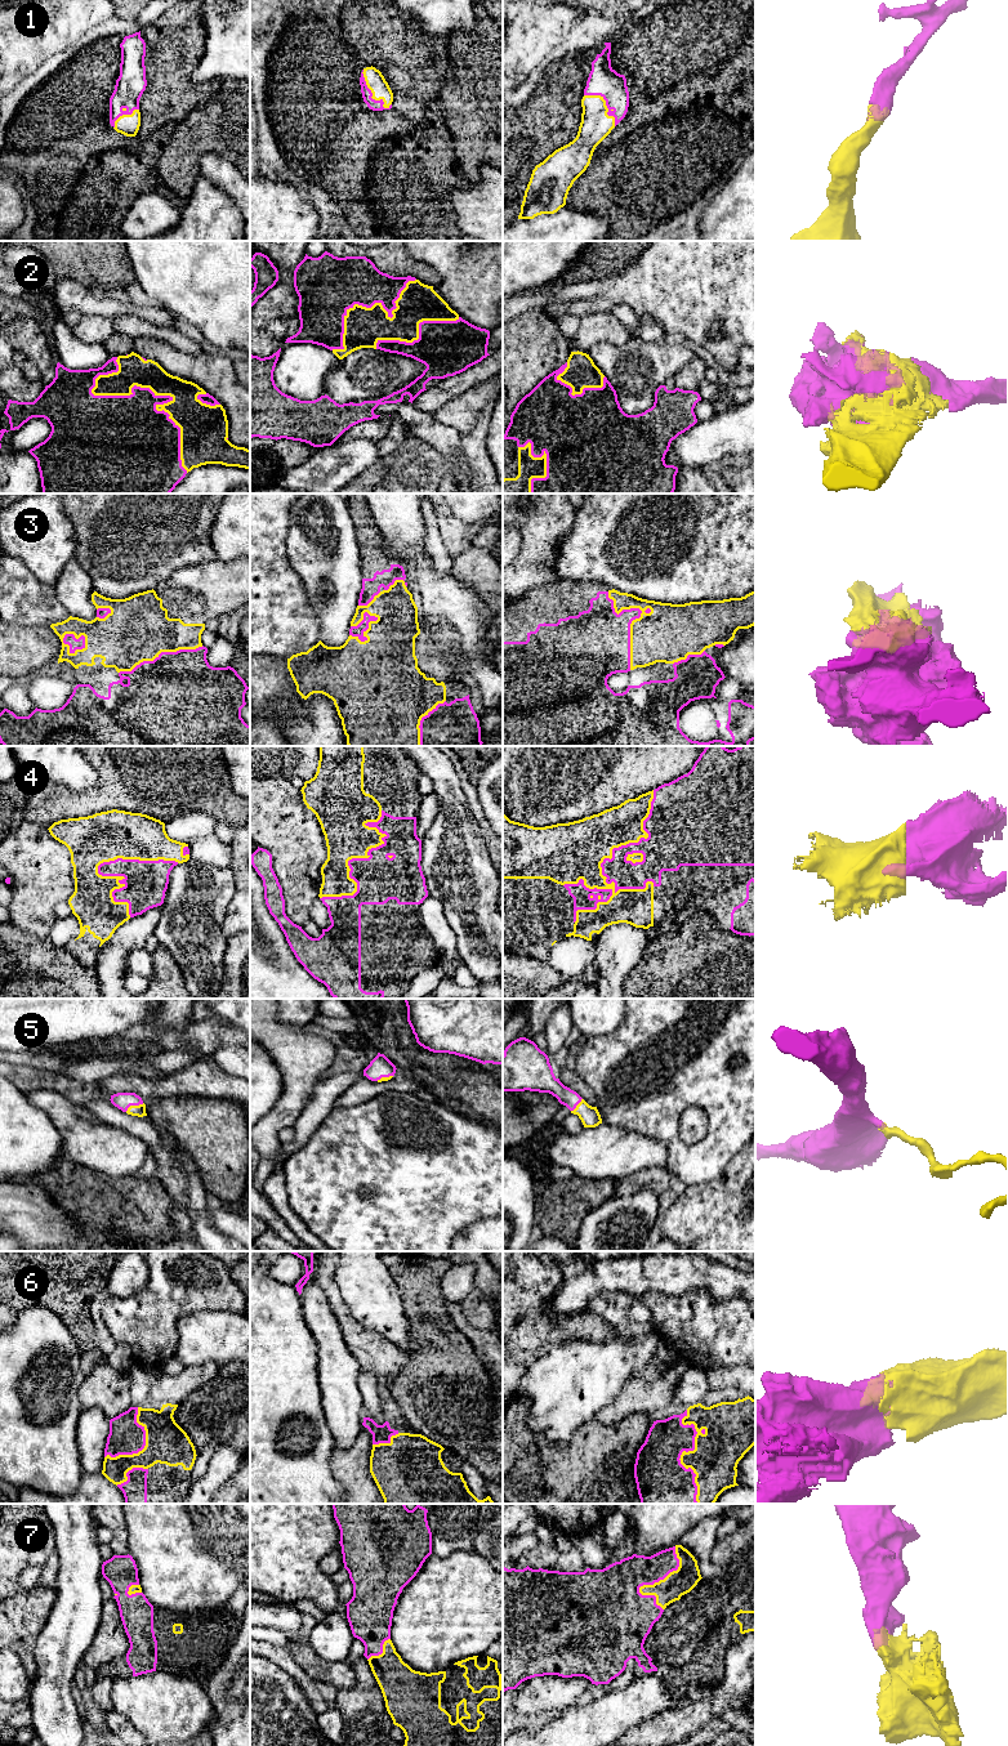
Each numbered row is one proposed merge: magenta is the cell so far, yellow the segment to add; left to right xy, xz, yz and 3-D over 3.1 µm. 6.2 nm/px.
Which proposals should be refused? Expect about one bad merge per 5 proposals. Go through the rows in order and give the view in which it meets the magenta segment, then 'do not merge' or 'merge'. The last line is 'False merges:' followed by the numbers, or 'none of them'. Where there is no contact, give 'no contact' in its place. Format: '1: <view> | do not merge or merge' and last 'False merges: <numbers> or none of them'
1: yz | merge
2: xy | merge
3: yz | merge
4: yz | merge
5: xy | merge
6: yz | merge
7: yz | merge
False merges: none of them

